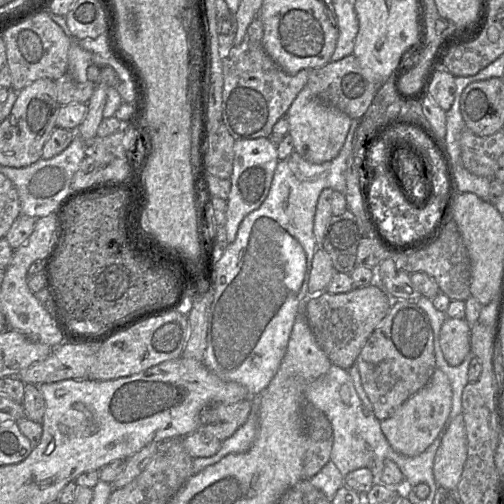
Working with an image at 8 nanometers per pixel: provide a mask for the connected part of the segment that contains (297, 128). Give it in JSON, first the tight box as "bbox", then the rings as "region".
{"bbox":[287,85,352,164],"region":[[[307,85],[292,102],[287,116],[288,134],[293,139],[294,151],[312,164],[322,164],[338,156],[352,123],[347,114],[319,100]]]}

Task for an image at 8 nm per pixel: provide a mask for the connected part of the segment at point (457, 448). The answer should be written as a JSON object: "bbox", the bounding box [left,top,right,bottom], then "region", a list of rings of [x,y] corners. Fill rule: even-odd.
{"bbox":[433,413,467,489],"region":[[[462,413],[450,424],[436,452],[433,466],[438,486],[455,489],[467,459],[467,437]]]}

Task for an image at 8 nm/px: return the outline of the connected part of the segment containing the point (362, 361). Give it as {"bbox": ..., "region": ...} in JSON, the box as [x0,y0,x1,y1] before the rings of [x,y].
{"bbox":[356,300,436,421],"region":[[[393,300],[388,314],[364,344],[356,364],[374,415],[379,421],[389,418],[408,398],[426,386],[436,369],[434,333],[427,313],[415,301]]]}

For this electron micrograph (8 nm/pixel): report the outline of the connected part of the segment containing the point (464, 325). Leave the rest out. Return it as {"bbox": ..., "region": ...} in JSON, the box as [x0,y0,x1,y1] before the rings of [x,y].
{"bbox":[440,317,471,365],"region":[[[447,317],[440,330],[440,346],[449,365],[460,365],[471,352],[471,325],[465,319]]]}

